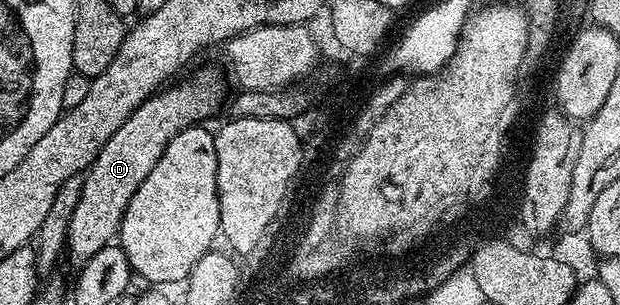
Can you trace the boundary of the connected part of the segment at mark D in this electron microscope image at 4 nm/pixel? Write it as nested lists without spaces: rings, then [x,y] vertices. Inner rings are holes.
[[[198,71],[172,89],[163,88],[132,111],[124,127],[104,143],[89,169],[85,170],[86,182],[68,223],[64,252],[67,258],[70,256],[75,261],[75,266],[81,267],[96,255],[96,251],[117,238],[124,211],[132,195],[136,195],[136,187],[148,179],[148,171],[156,167],[160,155],[164,155],[164,147],[168,147],[175,135],[188,126],[206,123],[221,105],[223,108],[227,97],[226,85],[216,72]]]

